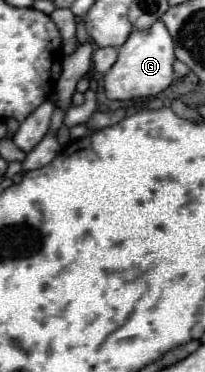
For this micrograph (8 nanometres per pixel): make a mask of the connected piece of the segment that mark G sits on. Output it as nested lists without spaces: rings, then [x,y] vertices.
[[[162,21],[154,23],[148,33],[132,31],[128,41],[118,49],[118,61],[104,75],[104,93],[112,101],[132,101],[138,97],[156,97],[164,89],[170,87],[174,79],[174,71],[172,71],[174,61],[176,61],[174,43]]]

